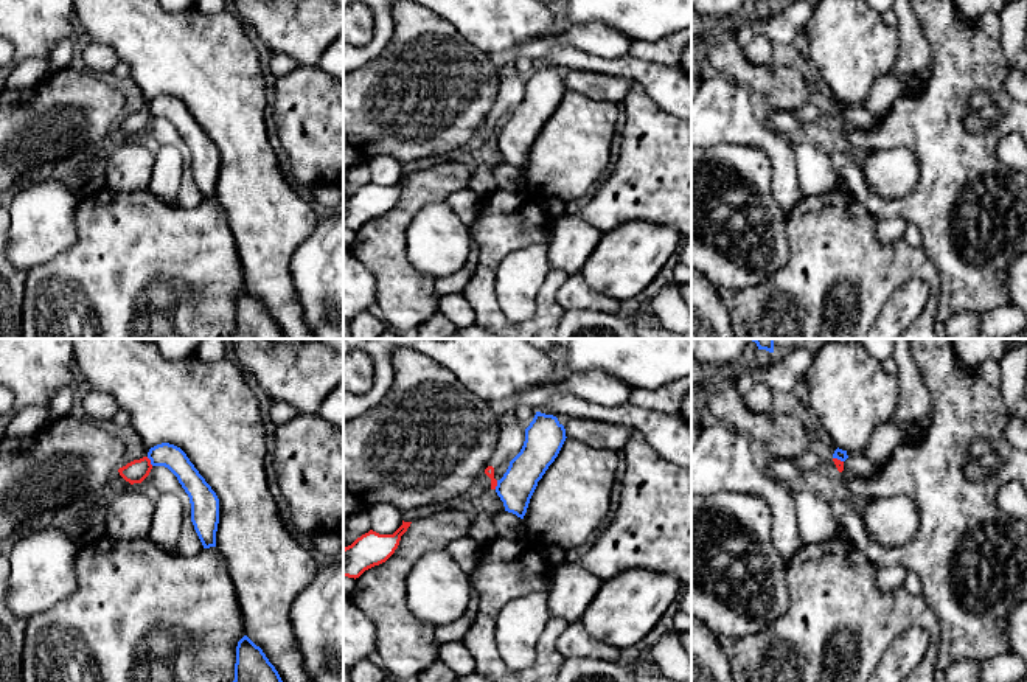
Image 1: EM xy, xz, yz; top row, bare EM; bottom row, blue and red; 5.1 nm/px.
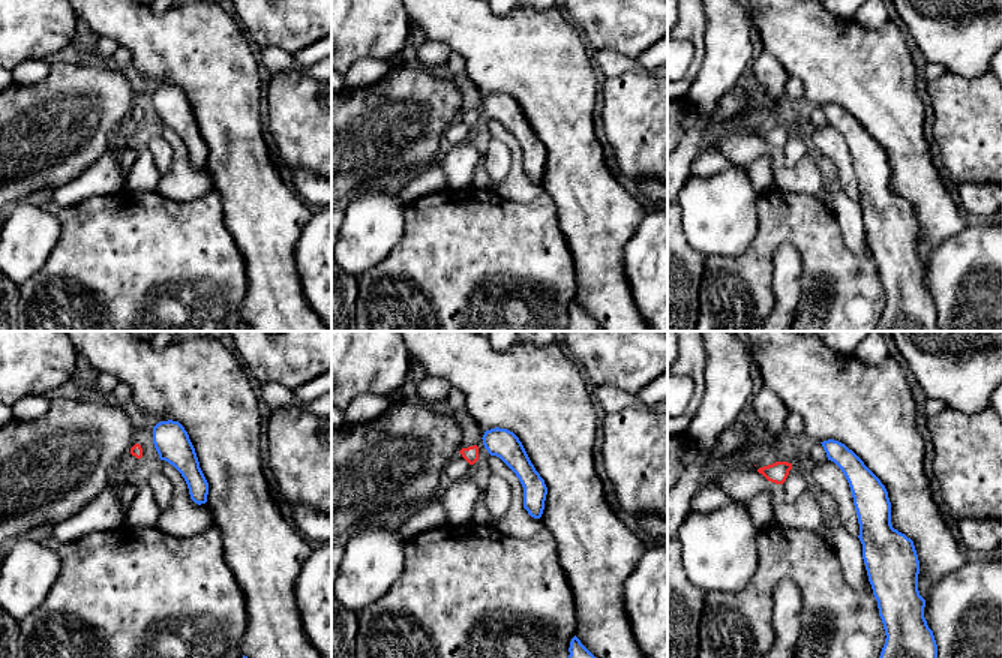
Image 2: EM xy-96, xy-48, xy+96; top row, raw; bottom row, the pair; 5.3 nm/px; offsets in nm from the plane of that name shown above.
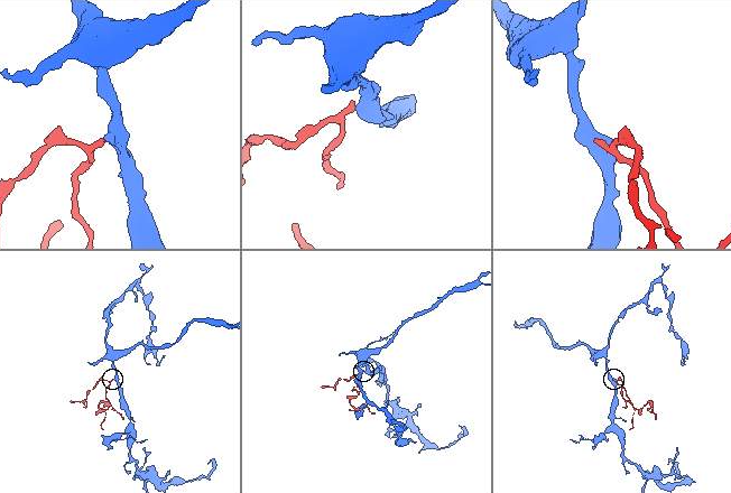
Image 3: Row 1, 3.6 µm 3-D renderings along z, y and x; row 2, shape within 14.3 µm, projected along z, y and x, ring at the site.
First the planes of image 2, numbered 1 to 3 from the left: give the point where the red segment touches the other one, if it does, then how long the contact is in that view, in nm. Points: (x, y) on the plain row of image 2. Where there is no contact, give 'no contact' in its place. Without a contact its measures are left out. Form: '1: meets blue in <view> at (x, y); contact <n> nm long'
1: no contact
2: no contact
3: no contact

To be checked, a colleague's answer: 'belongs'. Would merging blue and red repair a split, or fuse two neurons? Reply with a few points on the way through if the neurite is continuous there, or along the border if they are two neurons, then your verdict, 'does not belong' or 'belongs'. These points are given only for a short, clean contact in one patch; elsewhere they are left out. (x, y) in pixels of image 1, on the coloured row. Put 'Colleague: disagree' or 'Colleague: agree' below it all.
border xy (146, 457), (153, 465); does not belong
Colleague: disagree

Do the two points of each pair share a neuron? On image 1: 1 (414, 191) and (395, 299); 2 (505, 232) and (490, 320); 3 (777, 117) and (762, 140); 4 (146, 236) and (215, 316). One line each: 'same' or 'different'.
1: same
2: same
3: different
4: same

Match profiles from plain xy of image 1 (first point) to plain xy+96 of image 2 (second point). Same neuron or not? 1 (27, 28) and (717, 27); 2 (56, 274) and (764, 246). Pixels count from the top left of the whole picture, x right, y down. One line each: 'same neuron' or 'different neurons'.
1: different neurons
2: same neuron

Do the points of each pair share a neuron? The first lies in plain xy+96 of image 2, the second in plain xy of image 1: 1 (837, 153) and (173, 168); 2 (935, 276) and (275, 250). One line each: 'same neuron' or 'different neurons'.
1: different neurons
2: different neurons

